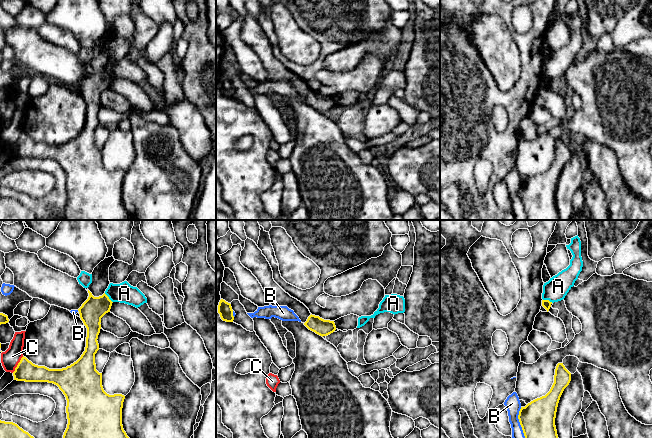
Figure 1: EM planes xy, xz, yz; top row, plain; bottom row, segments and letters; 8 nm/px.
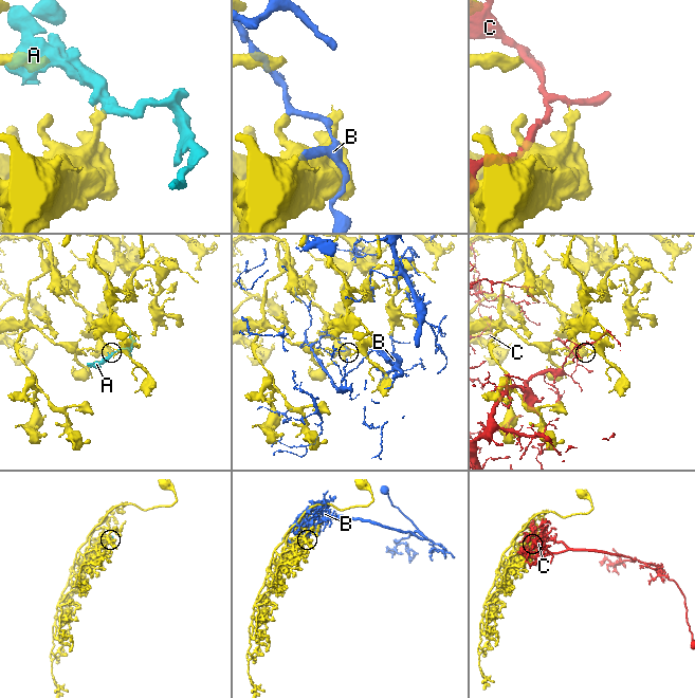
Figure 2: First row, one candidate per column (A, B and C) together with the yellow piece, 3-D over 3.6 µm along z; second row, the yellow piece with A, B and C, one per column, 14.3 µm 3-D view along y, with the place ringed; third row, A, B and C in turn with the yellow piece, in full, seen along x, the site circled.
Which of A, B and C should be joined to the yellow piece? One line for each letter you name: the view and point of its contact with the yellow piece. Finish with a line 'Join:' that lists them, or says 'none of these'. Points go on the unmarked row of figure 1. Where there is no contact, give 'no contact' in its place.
Join: none of these

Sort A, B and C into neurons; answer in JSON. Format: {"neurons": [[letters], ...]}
{"neurons": [["A"], ["B"], ["C"]]}

